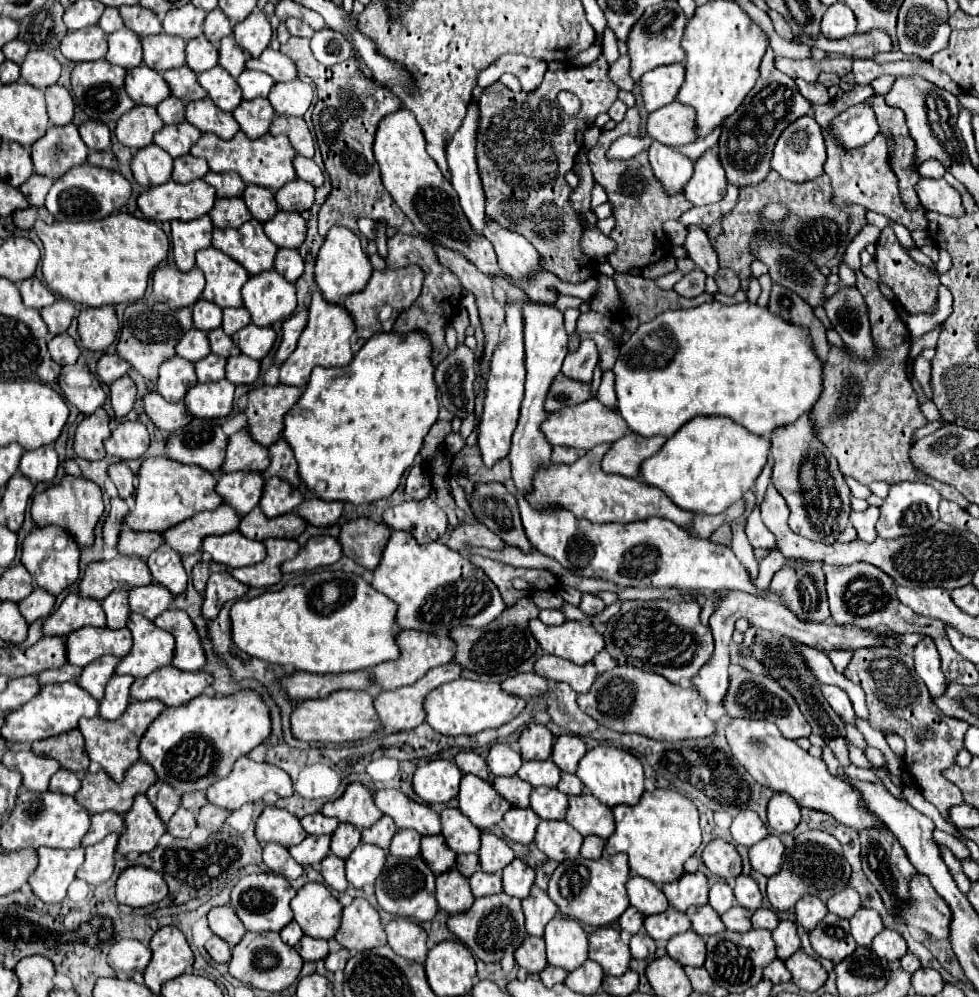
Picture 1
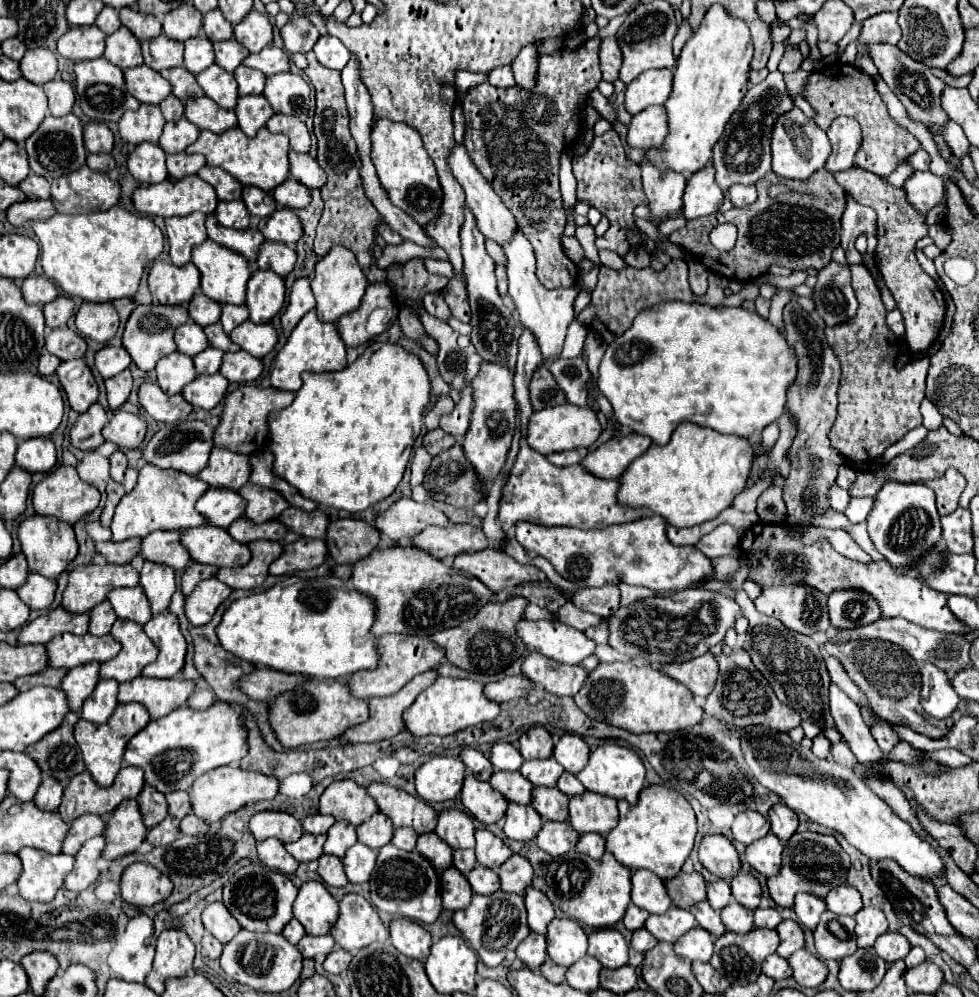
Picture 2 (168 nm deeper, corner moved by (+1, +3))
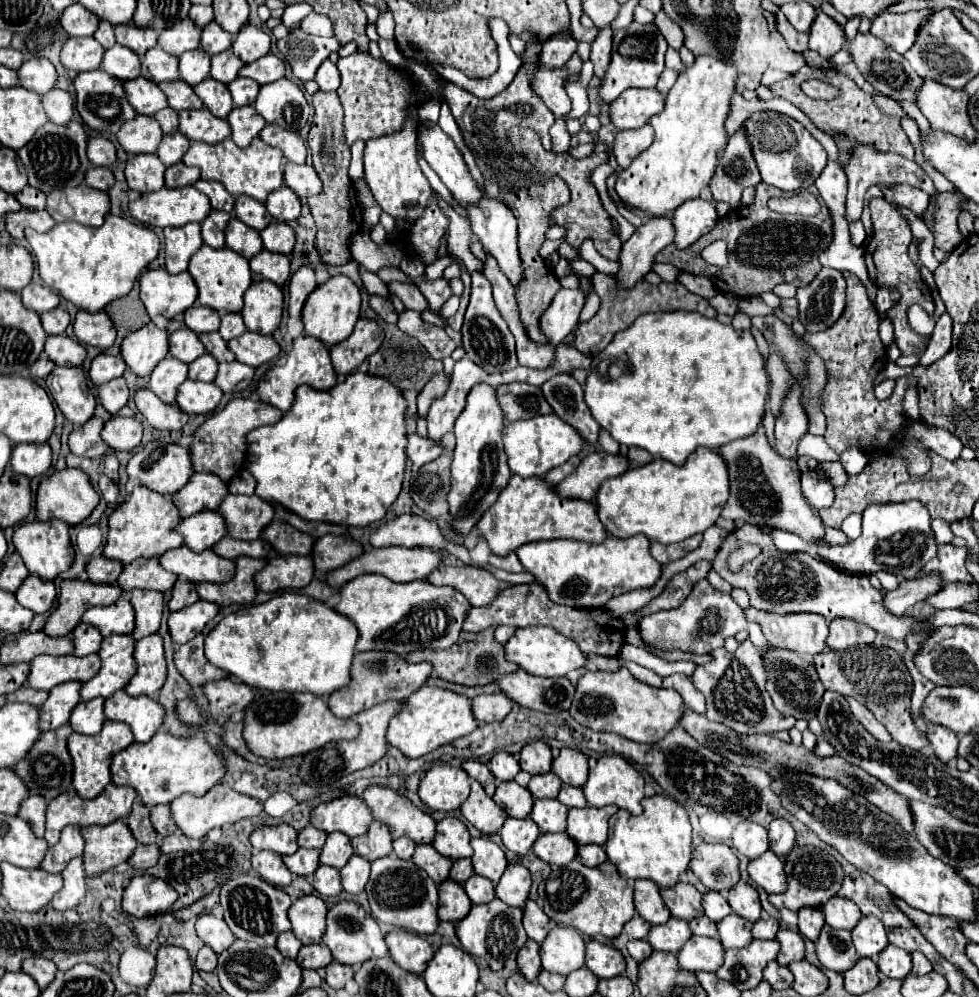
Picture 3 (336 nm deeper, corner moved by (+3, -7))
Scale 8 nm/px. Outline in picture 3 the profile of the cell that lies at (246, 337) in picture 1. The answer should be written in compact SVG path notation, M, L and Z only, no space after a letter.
M245 332L239 338L233 338L227 342L229 350L237 354L237 360L247 366L261 366L275 358L279 354L279 344L273 340L273 336L263 336L257 332Z

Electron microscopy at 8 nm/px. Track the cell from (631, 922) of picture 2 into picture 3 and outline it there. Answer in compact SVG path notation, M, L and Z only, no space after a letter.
M633 914L633 918L625 924L625 932L629 934L629 938L633 940L633 938L645 938L647 936L647 932L649 932L649 928L651 928L651 924L647 922L647 920L643 920L639 914Z

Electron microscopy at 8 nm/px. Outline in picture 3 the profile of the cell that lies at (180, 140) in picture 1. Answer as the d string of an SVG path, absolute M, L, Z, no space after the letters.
M175 132L175 134L163 136L159 150L157 150L157 156L161 158L161 162L165 166L173 166L173 164L181 162L181 158L187 150L189 150L189 140L181 132Z

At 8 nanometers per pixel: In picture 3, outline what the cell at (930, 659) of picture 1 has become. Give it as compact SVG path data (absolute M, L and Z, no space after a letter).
M927 724L927 738L935 750L935 756L943 762L943 764L949 764L951 760L957 758L957 736L943 728L943 726L935 726L935 724Z

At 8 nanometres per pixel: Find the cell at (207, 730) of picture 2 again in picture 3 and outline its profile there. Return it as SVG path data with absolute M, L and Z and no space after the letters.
M209 722L201 726L191 738L175 738L167 732L157 732L149 742L137 744L133 742L129 748L121 750L111 760L111 782L115 786L131 786L139 794L141 802L147 808L157 804L169 804L177 796L189 792L195 796L203 796L211 786L215 786L223 774L225 764L219 758L217 748L211 746L205 738L205 730L213 730L223 734L223 728L217 722Z

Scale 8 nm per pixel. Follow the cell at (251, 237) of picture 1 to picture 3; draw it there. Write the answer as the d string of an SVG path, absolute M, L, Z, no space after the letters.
M211 210L209 216L201 222L201 238L203 238L205 244L209 244L213 248L223 248L225 246L227 216L231 216L231 214Z

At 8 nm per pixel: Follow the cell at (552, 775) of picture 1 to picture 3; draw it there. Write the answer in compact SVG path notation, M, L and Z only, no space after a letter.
M547 772L541 776L533 776L529 780L527 788L535 798L557 798L559 788L561 788L561 780L555 772Z

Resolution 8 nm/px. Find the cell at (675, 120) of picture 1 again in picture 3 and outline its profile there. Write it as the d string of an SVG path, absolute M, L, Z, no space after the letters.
M647 124L641 130L625 130L617 132L611 152L615 154L615 160L621 170L625 170L635 156L639 156L649 144L653 142L653 128Z

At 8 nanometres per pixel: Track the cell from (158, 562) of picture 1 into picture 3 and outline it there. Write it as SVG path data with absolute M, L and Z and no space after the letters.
M133 590L131 604L135 610L135 628L131 636L141 640L159 630L161 612L163 612L163 594L153 590Z

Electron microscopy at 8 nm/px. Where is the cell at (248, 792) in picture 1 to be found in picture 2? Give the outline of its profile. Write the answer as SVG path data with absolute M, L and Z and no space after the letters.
M223 766L197 778L189 794L191 794L193 812L207 822L217 822L225 814L235 812L249 802L273 800L277 792L279 792L279 780L275 780L275 776L263 776L261 772L247 772L239 766Z

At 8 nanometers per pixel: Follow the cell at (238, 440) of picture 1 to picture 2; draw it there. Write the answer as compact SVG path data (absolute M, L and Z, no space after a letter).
M213 448L209 464L197 476L211 488L227 486L231 490L239 490L243 484L249 482L249 474L249 456L227 452L227 448Z

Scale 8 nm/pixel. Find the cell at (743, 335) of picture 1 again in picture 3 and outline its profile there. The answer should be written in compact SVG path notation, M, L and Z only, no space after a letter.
M677 310L639 316L627 330L617 332L609 346L591 358L583 390L593 418L613 440L643 448L673 464L683 464L699 446L717 450L731 440L751 436L763 418L769 398L769 378L765 360L757 352L755 338L749 330L737 332L731 324L721 324L699 312Z

